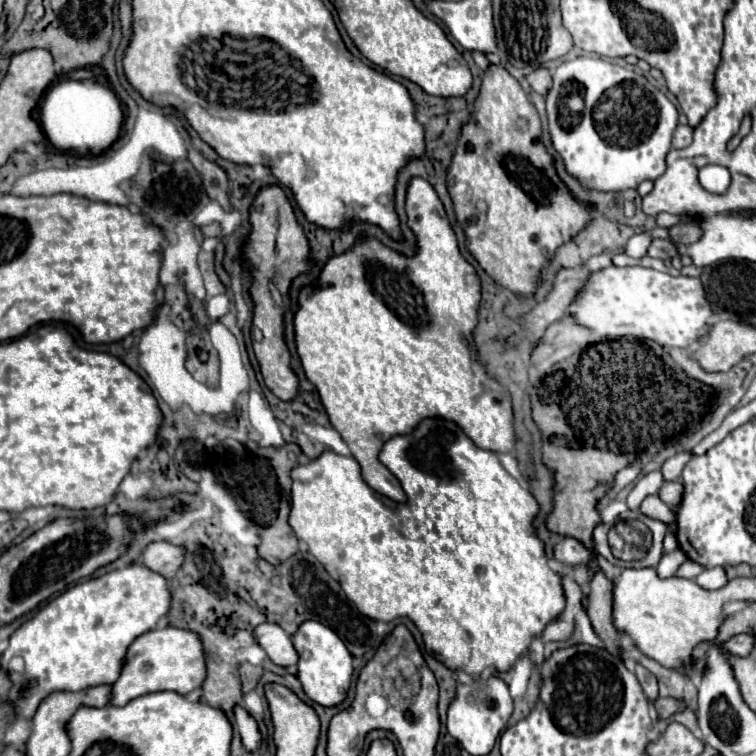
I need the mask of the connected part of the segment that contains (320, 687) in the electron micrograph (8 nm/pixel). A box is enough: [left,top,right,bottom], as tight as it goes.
[292,620,354,708]

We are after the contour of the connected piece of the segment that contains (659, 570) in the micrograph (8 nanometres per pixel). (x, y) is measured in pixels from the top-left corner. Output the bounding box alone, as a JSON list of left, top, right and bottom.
[656,550,686,578]

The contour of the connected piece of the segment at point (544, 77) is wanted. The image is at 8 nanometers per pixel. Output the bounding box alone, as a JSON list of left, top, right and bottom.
[528,68,552,96]

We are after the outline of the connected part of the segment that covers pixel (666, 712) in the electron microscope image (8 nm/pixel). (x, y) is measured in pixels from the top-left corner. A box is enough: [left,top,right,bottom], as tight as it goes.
[652,698,682,720]

